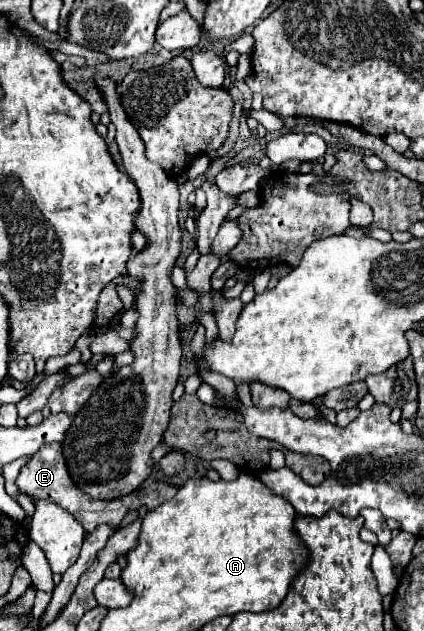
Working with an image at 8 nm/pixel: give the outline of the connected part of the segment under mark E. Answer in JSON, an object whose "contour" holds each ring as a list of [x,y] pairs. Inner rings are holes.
{"contour":[[[46,442],[44,446],[40,446],[40,450],[36,454],[32,454],[28,458],[28,462],[20,468],[20,474],[16,478],[16,486],[22,494],[30,496],[30,498],[42,498],[42,500],[48,500],[48,502],[54,502],[58,506],[62,506],[64,510],[70,510],[70,514],[84,526],[86,532],[94,530],[96,526],[100,526],[102,522],[110,522],[114,526],[120,524],[120,520],[126,516],[126,512],[130,508],[138,508],[138,506],[148,506],[148,508],[156,508],[160,506],[162,502],[170,500],[174,494],[176,494],[176,488],[170,486],[170,484],[164,484],[164,482],[150,482],[148,486],[142,488],[140,494],[128,494],[128,496],[122,496],[122,498],[114,498],[114,500],[92,500],[92,498],[86,498],[86,494],[82,494],[68,470],[66,470],[66,464],[64,464],[64,458],[62,458],[62,448],[58,442]]]}

